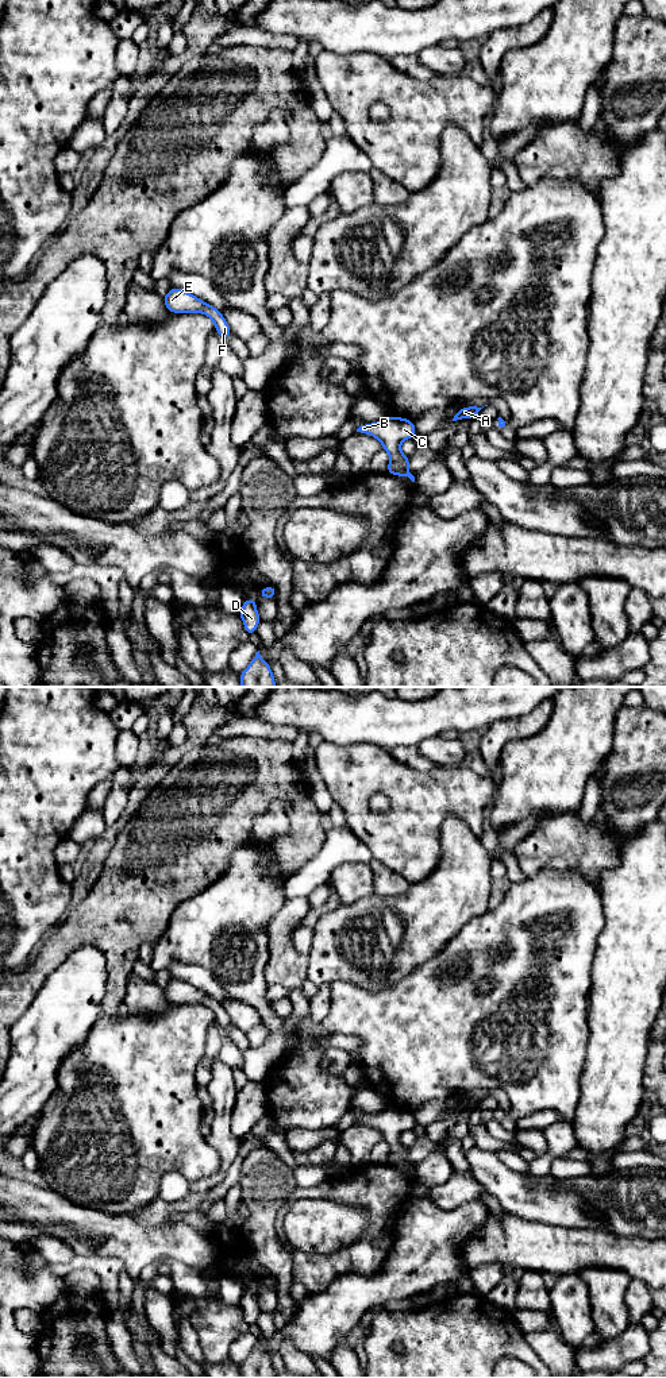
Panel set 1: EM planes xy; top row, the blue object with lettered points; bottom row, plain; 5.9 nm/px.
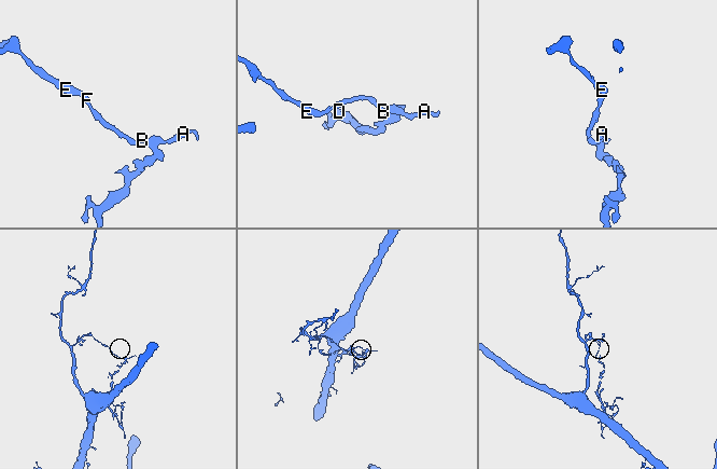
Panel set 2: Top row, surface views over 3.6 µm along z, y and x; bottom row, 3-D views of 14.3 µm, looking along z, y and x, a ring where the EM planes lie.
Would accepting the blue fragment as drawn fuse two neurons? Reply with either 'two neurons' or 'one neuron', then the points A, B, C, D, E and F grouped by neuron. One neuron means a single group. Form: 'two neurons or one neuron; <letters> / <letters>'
two neurons; A B C E F / D

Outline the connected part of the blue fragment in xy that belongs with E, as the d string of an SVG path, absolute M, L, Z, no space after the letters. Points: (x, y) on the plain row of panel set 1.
M172 979L169 984L161 988L165 993L165 997L172 1004L204 1004L215 1015L216 1023L224 1030L228 1031L231 1022L230 1016L223 1008L222 1003L213 999L212 996L204 993L203 991L195 988L186 981Z

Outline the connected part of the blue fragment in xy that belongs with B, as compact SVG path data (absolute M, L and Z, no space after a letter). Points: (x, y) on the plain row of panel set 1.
M386 1108L378 1113L363 1115L357 1120L357 1123L367 1124L382 1135L382 1139L390 1147L388 1161L393 1166L407 1166L412 1173L415 1173L415 1167L409 1163L409 1149L400 1140L400 1135L404 1131L413 1130L417 1124L411 1111L401 1108Z

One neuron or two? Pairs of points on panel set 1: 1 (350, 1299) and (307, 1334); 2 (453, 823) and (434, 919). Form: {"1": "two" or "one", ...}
{"1": "one", "2": "one"}

